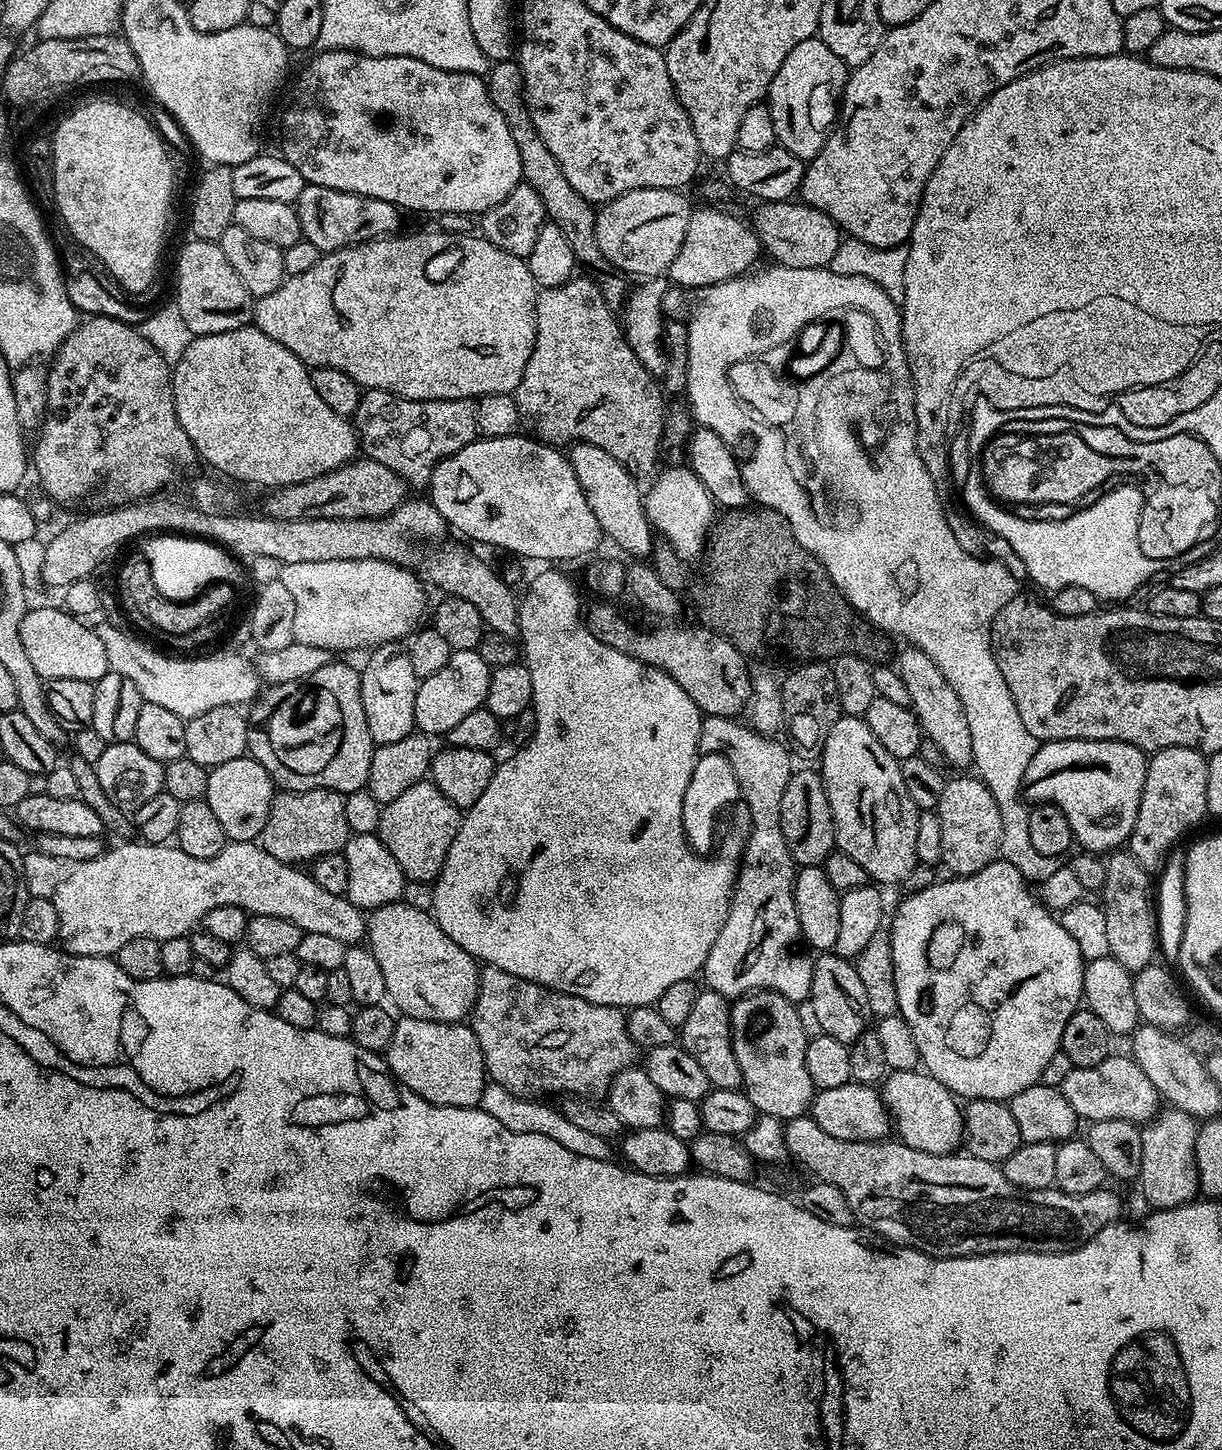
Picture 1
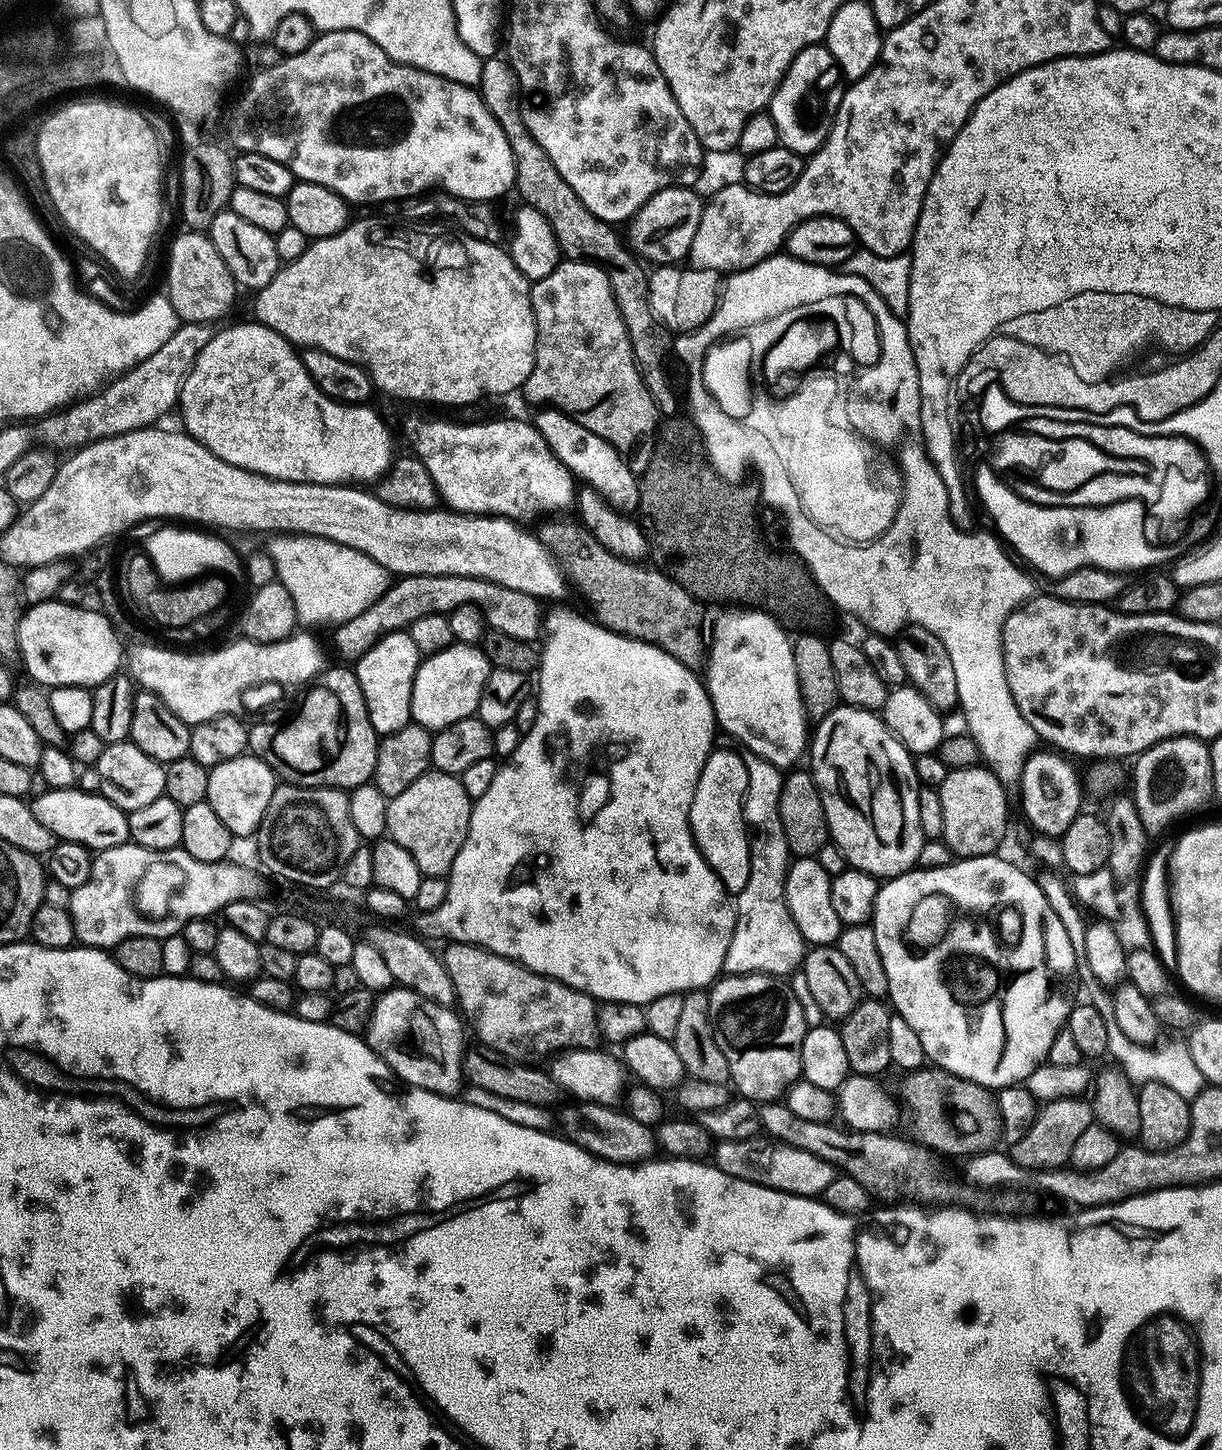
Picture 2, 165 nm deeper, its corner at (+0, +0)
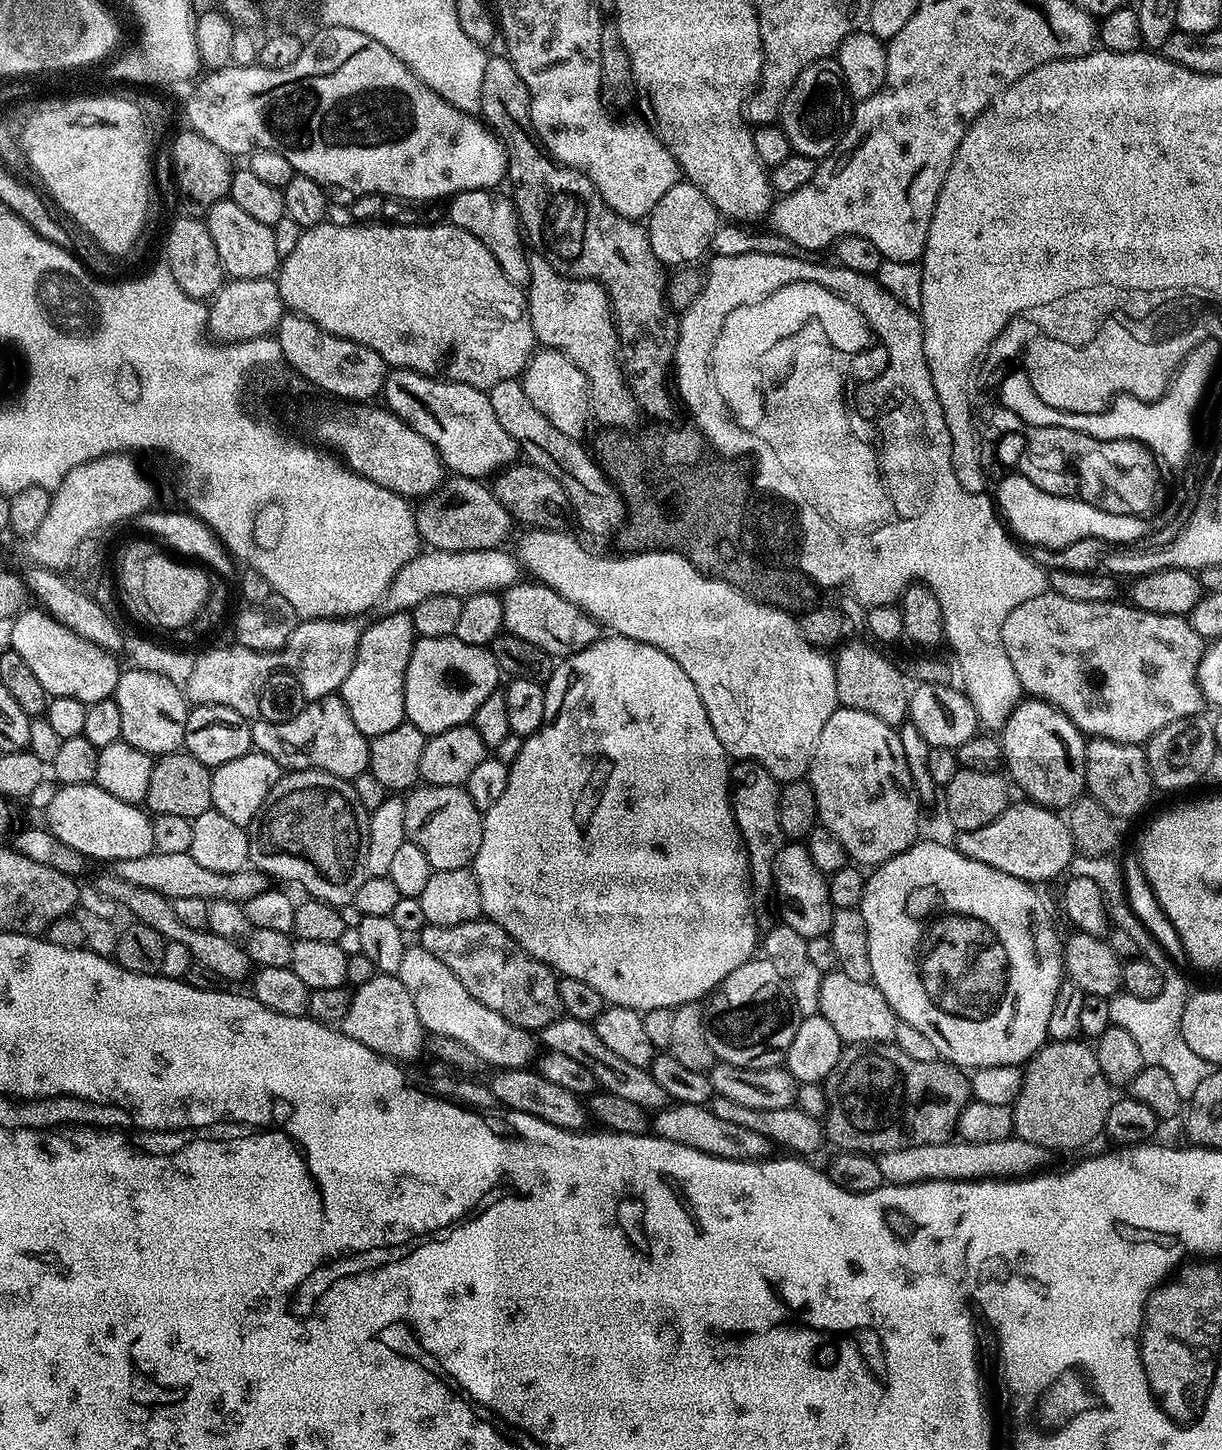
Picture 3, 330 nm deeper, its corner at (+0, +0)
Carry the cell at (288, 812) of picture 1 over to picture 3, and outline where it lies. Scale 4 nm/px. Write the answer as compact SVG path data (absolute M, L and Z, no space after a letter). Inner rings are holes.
M317 768L301 772L285 771L247 829L251 867L260 869L270 878L276 879L277 876L280 880L301 884L313 900L325 900L327 904L337 906L351 905L354 894L358 894L358 886L362 886L366 879L364 846L368 843L369 815L362 802L358 802L352 781Z

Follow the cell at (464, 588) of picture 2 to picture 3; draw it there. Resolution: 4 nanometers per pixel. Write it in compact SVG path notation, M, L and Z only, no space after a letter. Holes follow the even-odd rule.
M517 582L502 592L501 606L505 629L526 642L534 642L544 653L553 658L572 656L586 650L593 642L601 639L602 628L592 617L581 611L552 588L539 582L523 584Z

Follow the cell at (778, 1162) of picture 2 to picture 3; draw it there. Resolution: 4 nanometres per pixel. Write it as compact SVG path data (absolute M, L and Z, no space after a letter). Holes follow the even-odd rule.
M669 1103L667 1108L660 1109L651 1117L650 1128L663 1140L678 1142L678 1146L690 1146L690 1150L698 1150L702 1154L710 1154L727 1160L766 1160L773 1155L772 1151L774 1151L772 1141L758 1134L758 1130L746 1130L746 1126L734 1126L734 1122L722 1122L722 1118L718 1118L718 1114L714 1114L711 1107L702 1104Z

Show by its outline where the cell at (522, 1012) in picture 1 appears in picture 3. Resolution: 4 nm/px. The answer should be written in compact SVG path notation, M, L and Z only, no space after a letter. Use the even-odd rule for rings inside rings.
M481 918L445 928L425 924L418 939L419 947L430 950L438 962L450 966L470 998L476 998L482 1006L490 1006L494 1014L502 1014L514 1026L539 1030L561 1015L557 973L520 948L493 920Z

